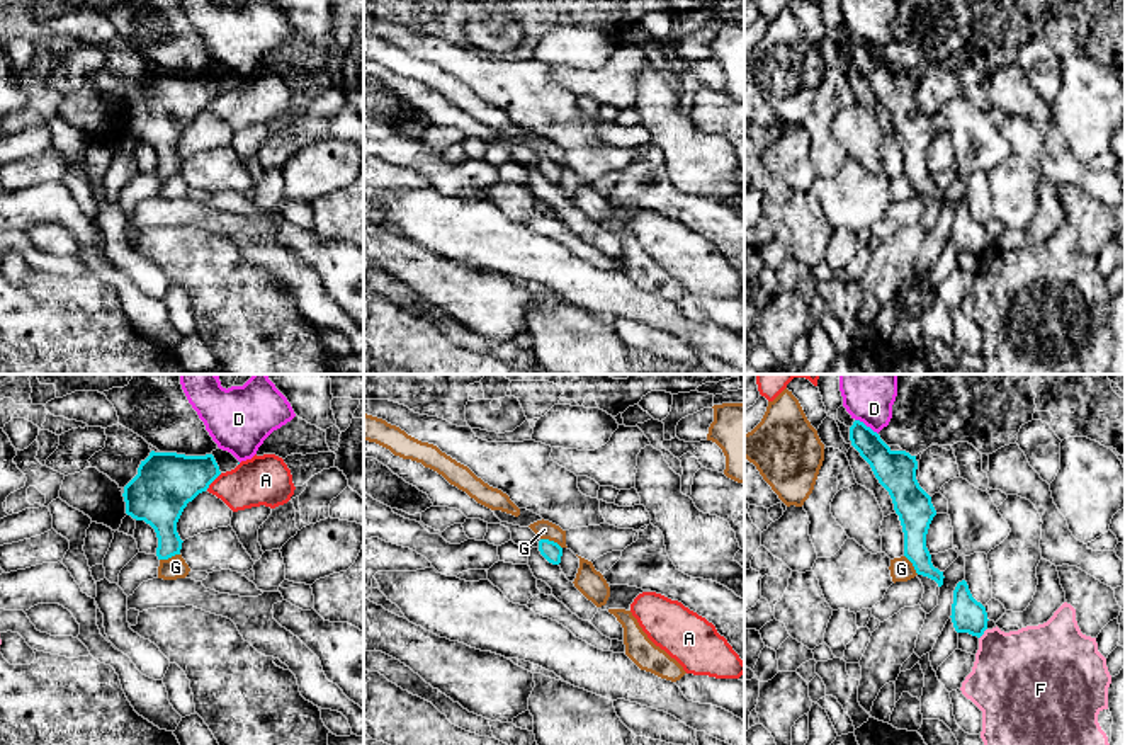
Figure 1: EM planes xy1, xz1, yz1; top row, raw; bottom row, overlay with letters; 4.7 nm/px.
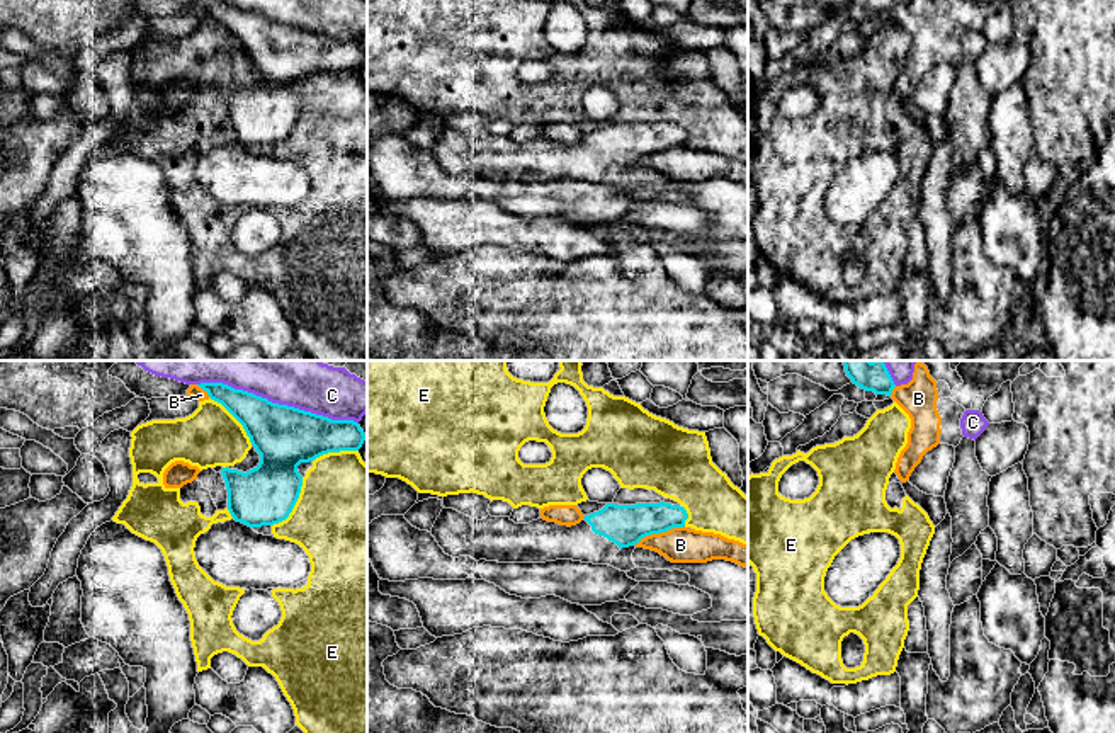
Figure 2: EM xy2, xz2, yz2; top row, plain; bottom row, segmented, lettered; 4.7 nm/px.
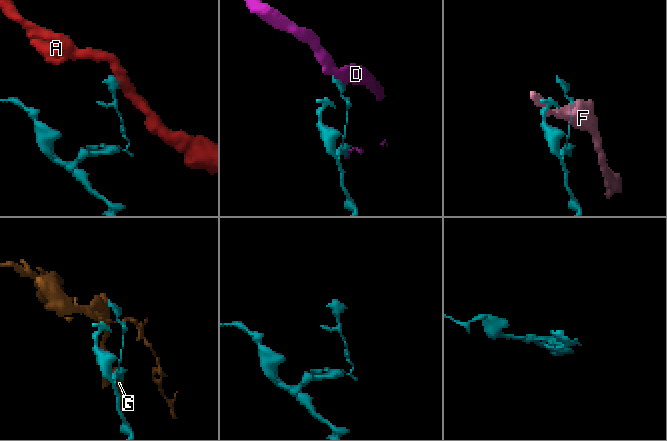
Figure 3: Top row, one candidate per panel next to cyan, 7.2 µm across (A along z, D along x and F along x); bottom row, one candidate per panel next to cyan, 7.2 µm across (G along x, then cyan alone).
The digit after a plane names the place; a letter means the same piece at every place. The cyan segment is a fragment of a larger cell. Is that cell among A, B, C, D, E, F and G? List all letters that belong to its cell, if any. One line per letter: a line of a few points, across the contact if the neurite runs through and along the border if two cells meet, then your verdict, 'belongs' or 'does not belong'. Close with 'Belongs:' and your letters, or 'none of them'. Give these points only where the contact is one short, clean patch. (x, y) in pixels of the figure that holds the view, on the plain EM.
A: does not belong
B: does not belong
C: does not belong
D: does not belong
E: does not belong
F: does not belong
G: line xz1 (541, 157), (553, 159), (561, 167); does not belong
Belongs: none of them

